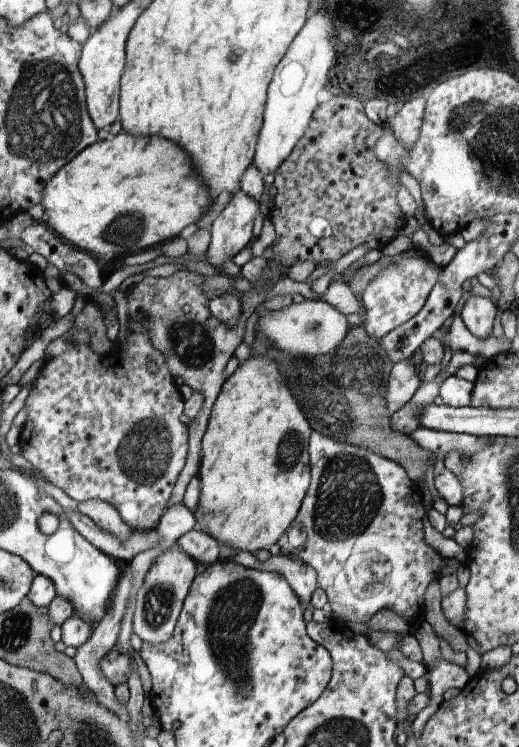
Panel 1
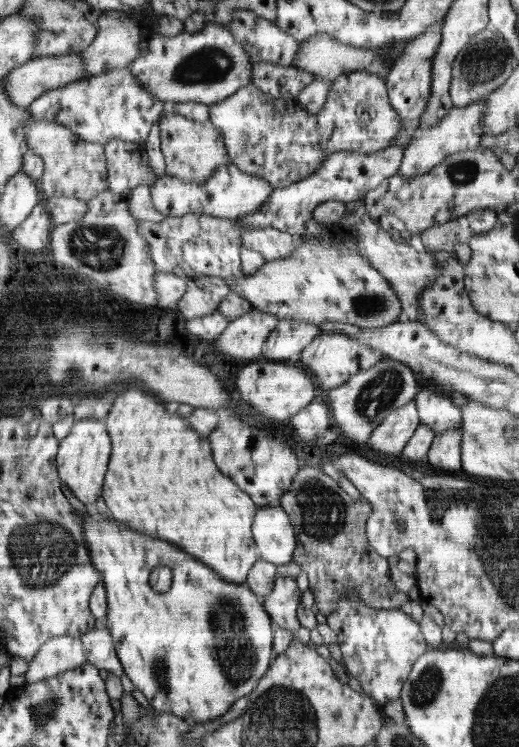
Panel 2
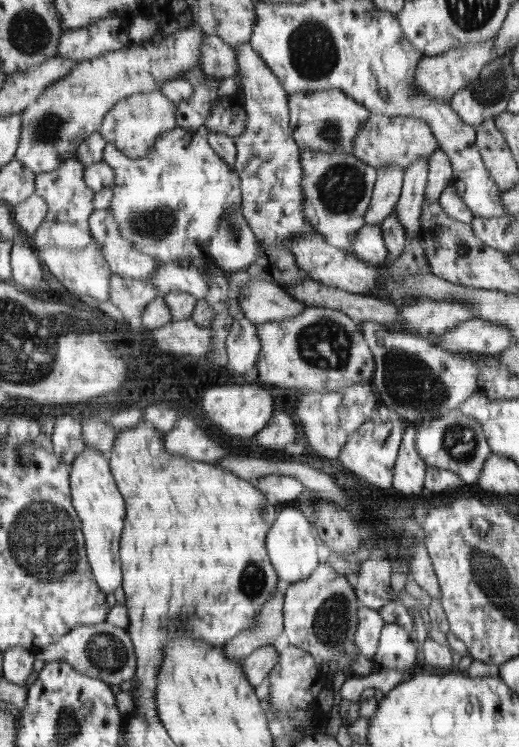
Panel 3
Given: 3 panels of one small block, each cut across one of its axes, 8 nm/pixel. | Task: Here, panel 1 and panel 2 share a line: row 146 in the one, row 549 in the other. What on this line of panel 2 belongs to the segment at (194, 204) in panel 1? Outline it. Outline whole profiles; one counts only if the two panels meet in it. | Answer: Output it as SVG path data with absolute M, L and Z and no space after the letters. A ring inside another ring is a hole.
M90 508L86 514L82 514L82 522L84 522L86 532L86 544L89 544L91 556L93 556L94 567L98 568L101 576L101 583L106 587L108 595L108 614L106 619L106 628L112 635L114 648L116 649L118 658L124 668L124 673L132 681L134 688L142 692L148 699L149 704L160 712L170 713L187 720L190 724L198 722L210 722L222 716L233 702L242 696L248 696L254 688L258 686L262 676L269 670L270 658L272 658L272 628L270 628L270 618L268 614L262 610L258 595L245 584L228 583L213 570L212 567L206 566L197 559L192 558L190 554L184 554L180 548L176 548L174 544L160 540L160 538L152 538L152 536L144 536L138 534L130 528L126 528L121 522L116 522L114 518L104 518L96 513L94 508ZM156 566L168 566L172 570L172 586L164 592L158 592L150 586L150 574Z

